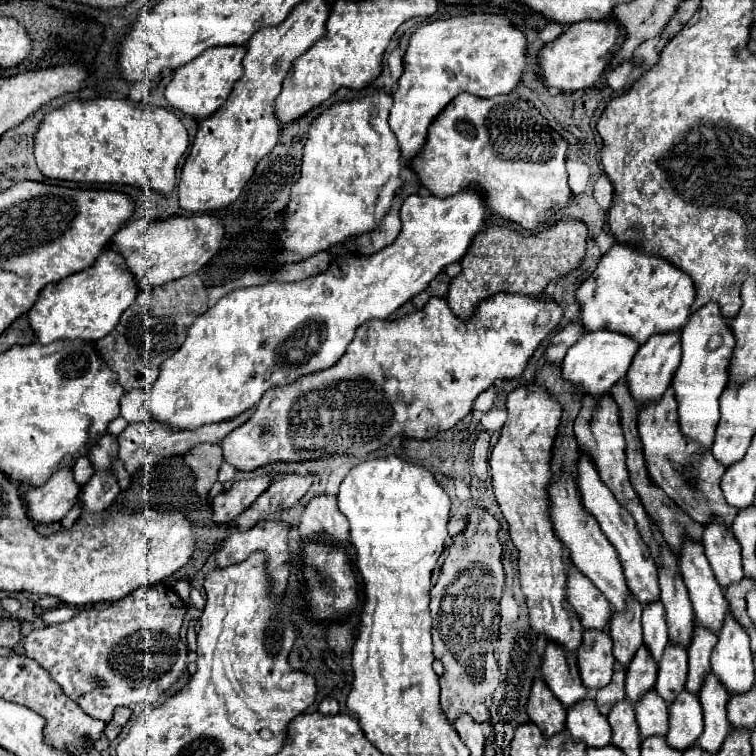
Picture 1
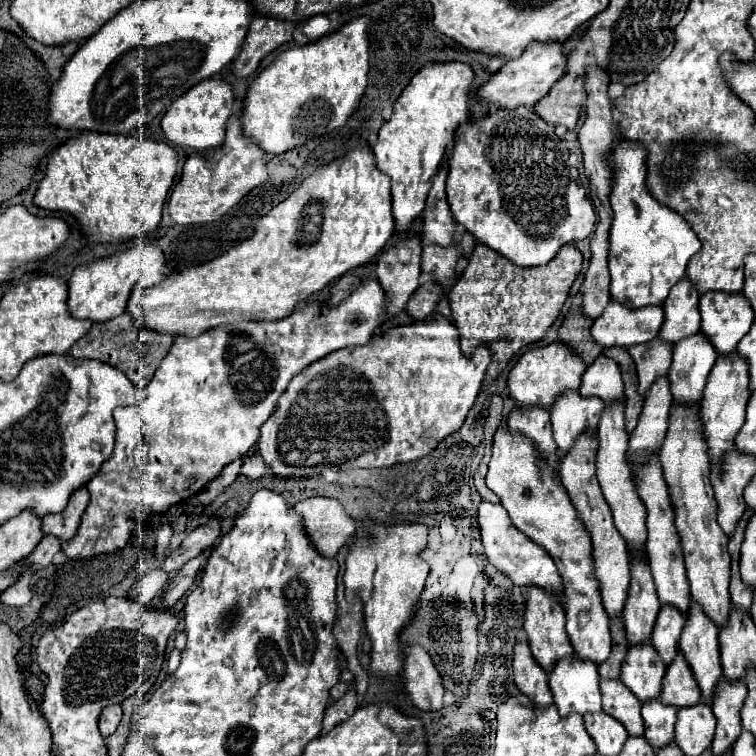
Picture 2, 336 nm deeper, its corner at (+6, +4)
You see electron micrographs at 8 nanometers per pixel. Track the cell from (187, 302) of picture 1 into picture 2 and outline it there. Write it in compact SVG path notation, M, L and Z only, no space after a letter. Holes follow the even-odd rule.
M123 313L107 323L95 323L89 329L89 333L71 347L69 353L77 359L99 359L103 363L109 363L109 365L121 369L133 381L133 385L137 389L143 389L153 379L161 359L167 355L173 341L175 341L173 335L163 335L163 333L145 331L145 329L137 331L129 313Z

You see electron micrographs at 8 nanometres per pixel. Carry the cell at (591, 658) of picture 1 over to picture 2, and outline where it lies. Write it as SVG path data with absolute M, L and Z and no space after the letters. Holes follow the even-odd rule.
M499 425L493 439L493 457L489 461L489 473L487 473L487 487L499 495L501 505L509 511L509 517L517 529L521 529L527 537L537 541L555 561L559 575L563 579L563 607L567 615L567 635L571 639L571 645L575 653L583 659L591 659L597 665L603 663L611 653L611 633L609 633L609 615L605 613L601 591L597 585L597 579L593 577L593 549L589 541L589 533L585 533L585 527L581 525L577 511L573 509L573 503L569 499L567 489L561 485L559 473L549 473L541 461L537 461L537 451L521 433L509 433L507 427Z

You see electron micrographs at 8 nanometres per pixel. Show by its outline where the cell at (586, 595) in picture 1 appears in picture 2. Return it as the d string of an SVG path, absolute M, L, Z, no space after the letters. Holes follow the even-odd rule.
M481 501L477 509L477 523L481 531L481 543L485 547L485 555L489 563L493 563L497 569L501 569L515 585L537 585L543 587L549 593L555 593L561 597L561 577L557 573L557 567L549 553L541 549L535 541L531 541L527 535L523 535L509 519L509 513L503 505L495 505L489 501Z

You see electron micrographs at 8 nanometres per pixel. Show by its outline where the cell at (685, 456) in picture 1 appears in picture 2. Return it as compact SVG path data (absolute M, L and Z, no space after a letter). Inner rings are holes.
M657 337L649 343L629 347L629 353L637 365L641 393L647 393L657 377L667 375L671 365L671 345L667 341L661 341Z

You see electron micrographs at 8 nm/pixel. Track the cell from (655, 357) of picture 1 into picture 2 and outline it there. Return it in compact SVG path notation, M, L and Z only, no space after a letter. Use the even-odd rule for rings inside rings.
M683 277L673 285L669 297L663 303L665 309L665 323L659 331L659 337L677 343L685 337L699 333L701 329L701 315L699 315L699 293L693 289L689 277Z

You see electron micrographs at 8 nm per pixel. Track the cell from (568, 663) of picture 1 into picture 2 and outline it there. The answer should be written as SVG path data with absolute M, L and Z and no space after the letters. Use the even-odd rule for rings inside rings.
M529 587L527 589L527 605L525 605L525 631L527 631L527 641L529 647L533 651L533 657L539 661L539 665L549 673L553 669L553 665L565 657L573 653L571 641L565 633L565 611L563 605L559 601L557 595L547 593L545 589L537 589L537 587Z

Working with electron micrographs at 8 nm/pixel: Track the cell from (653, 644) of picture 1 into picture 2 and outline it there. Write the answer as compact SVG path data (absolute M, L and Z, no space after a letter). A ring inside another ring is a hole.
M607 405L601 413L601 421L597 427L597 439L599 439L599 451L597 451L597 479L603 489L605 501L611 507L615 527L625 537L631 551L645 553L645 541L647 541L647 529L645 529L645 509L643 503L635 491L633 473L627 463L627 431L625 431L625 417L623 417L623 405Z

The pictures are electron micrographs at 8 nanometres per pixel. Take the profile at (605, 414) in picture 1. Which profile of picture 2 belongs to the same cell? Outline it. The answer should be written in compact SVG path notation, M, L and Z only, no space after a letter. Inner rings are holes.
M599 355L597 361L593 361L593 365L585 369L581 377L579 393L583 397L597 395L605 403L621 401L623 399L623 381L621 381L619 365L613 359Z

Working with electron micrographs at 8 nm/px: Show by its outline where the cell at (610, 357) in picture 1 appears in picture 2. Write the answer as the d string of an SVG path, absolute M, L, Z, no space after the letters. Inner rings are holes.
M609 303L605 307L605 311L595 319L591 333L595 337L597 343L601 343L603 347L631 347L635 343L647 343L651 339L657 337L657 333L661 331L661 325L665 321L663 309L629 309L625 305L617 305L617 303Z

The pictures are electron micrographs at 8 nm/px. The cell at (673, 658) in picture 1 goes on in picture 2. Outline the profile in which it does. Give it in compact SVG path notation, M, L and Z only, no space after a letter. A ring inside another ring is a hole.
M661 605L651 639L657 653L663 657L665 663L671 663L675 655L679 655L679 637L685 625L685 615L677 607Z

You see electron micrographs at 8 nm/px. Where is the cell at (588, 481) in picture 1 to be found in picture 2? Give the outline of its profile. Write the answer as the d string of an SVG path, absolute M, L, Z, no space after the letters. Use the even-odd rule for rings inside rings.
M577 391L561 393L551 405L553 439L561 453L567 453L581 433L593 433L605 403L597 397L581 397Z

